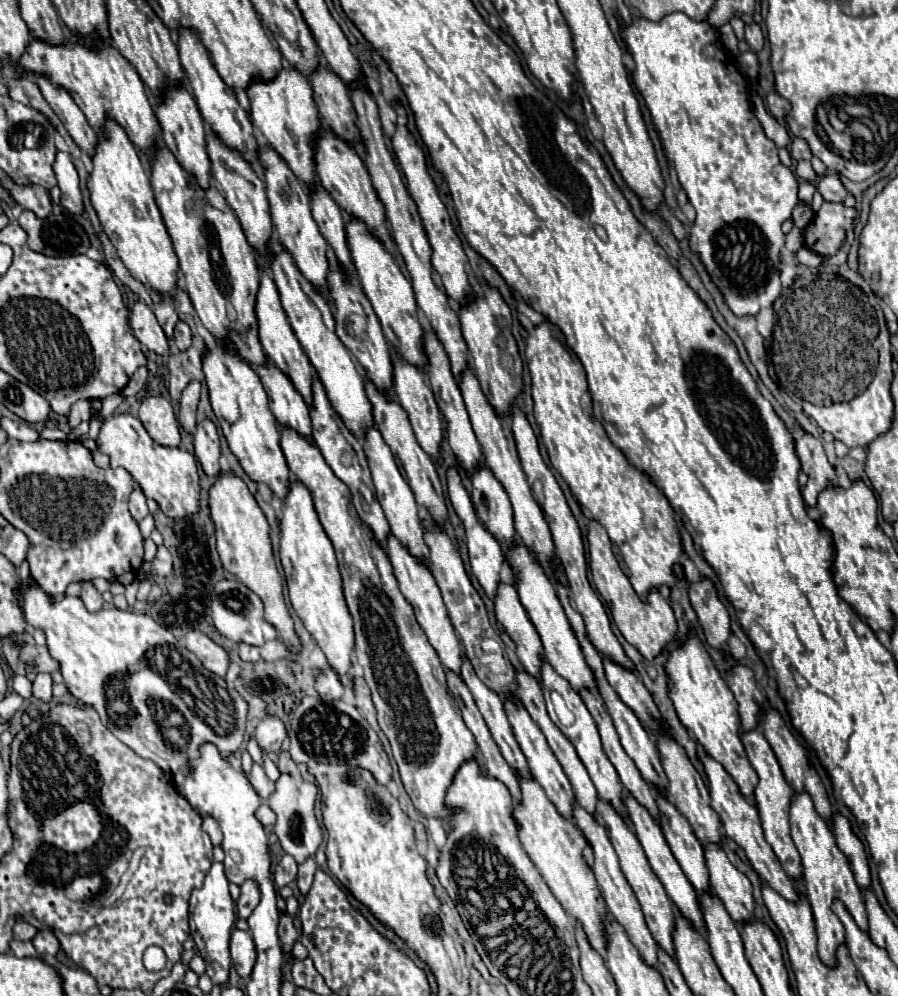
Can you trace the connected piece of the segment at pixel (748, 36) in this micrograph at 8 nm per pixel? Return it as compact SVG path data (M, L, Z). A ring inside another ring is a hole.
M755 22L751 26L745 26L745 40L747 40L747 44L751 46L753 52L761 52L761 48L763 48L763 34L761 34L761 28Z

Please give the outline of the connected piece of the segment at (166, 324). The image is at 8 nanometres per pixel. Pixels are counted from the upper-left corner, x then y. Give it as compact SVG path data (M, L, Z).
M155 292L151 296L153 296L153 302L155 302L155 316L157 316L165 336L169 338L169 342L173 342L175 340L173 338L173 330L175 330L175 324L179 322L179 316L175 314L175 308L173 308L173 304L167 298L161 298Z

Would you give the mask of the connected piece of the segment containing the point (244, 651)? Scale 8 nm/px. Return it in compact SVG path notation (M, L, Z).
M239 644L239 658L245 660L245 662L259 660L259 650L261 650L261 648L251 646L251 644Z

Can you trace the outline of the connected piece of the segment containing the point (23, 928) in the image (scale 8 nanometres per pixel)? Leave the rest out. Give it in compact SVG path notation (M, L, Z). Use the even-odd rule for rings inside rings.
M17 920L13 926L13 938L15 940L31 940L35 934L37 934L37 928L25 920Z

